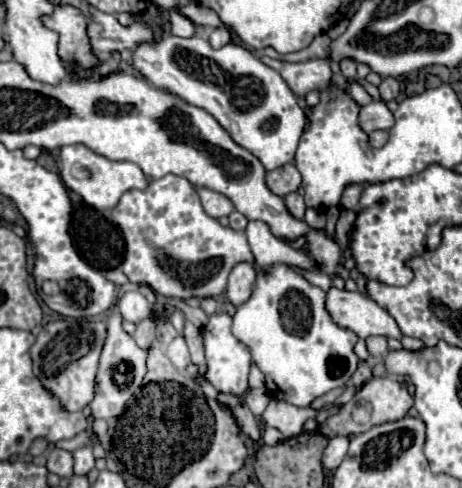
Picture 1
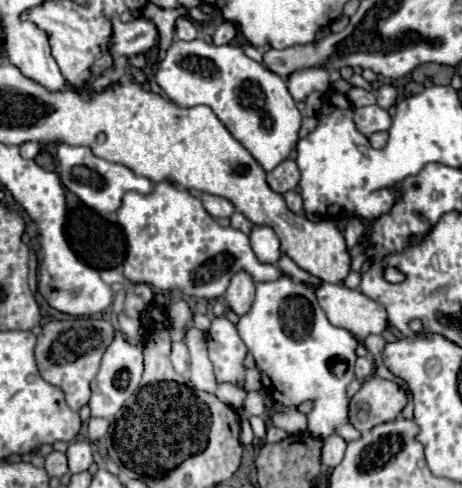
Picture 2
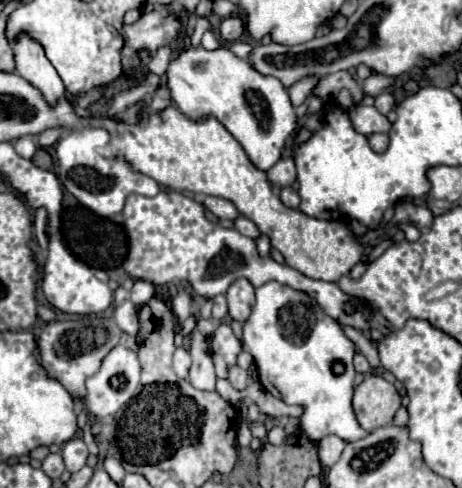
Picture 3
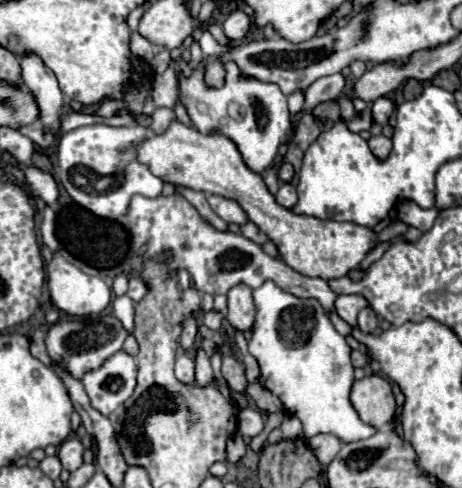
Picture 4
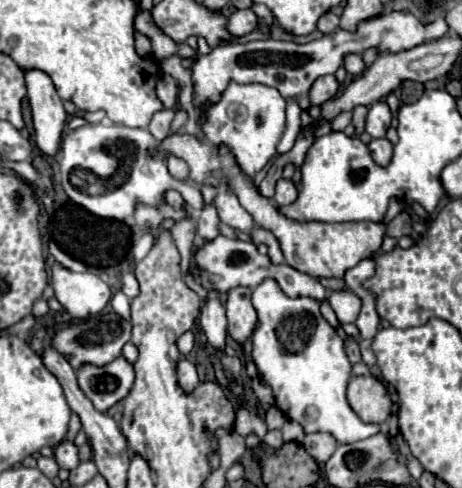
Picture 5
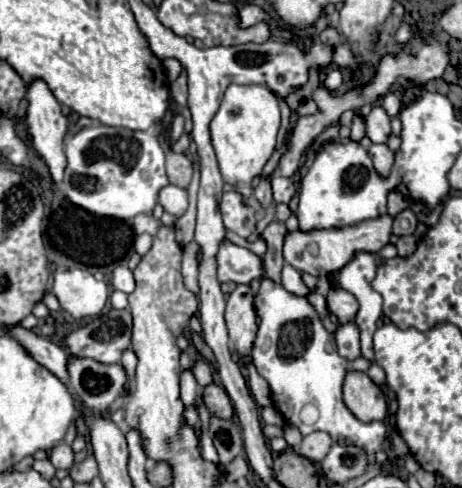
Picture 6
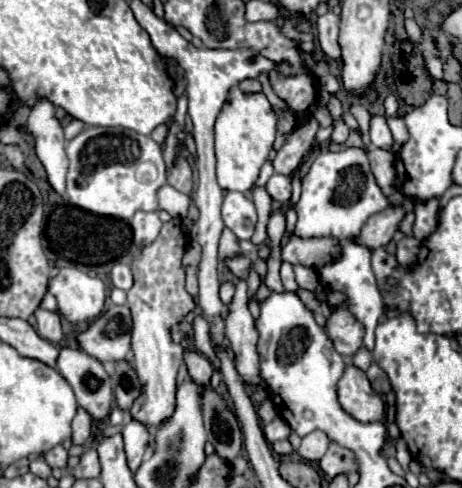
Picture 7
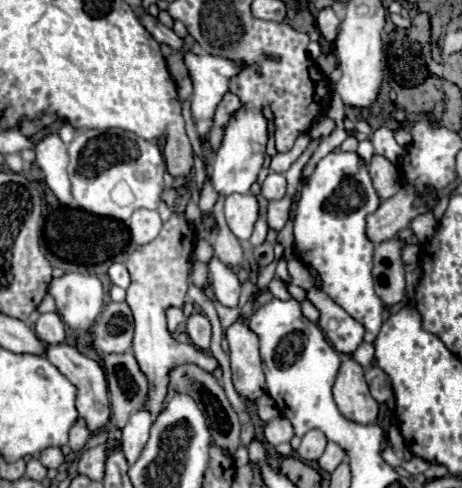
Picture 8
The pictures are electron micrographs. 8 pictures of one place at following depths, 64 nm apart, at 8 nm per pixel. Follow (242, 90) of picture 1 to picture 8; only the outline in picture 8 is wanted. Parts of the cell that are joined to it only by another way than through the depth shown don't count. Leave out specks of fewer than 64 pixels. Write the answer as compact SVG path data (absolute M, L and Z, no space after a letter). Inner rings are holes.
M242 102L242 106L230 116L228 124L224 126L222 144L214 154L214 172L212 182L220 196L228 196L232 192L248 194L250 186L256 182L258 172L266 158L266 144L268 144L268 120L264 118L262 106L254 106Z

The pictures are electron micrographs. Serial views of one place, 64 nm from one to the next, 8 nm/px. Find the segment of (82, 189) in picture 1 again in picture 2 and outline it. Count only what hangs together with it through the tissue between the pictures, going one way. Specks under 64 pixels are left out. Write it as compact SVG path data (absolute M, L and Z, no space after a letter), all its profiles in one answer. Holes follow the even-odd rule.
M58 144L58 176L70 192L74 192L86 206L90 206L92 210L96 210L102 216L116 212L120 208L120 200L126 192L130 192L130 190L150 192L152 190L152 182L148 178L134 174L124 164L114 164L114 162L108 162L104 158L94 156L92 150L86 146ZM78 168L82 168L82 172L76 172Z

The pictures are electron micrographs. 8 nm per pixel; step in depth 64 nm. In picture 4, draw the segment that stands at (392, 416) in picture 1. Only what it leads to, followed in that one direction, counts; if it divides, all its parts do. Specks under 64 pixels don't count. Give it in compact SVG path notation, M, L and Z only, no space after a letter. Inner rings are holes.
M370 374L362 380L356 380L350 400L360 420L372 428L386 426L396 412L396 398L392 386L380 374Z

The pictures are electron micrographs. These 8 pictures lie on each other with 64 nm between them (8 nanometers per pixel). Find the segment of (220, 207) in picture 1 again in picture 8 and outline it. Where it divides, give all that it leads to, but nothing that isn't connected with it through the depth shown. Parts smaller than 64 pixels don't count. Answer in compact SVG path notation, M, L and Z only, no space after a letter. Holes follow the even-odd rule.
M230 194L224 200L224 216L240 242L252 236L254 222L258 220L258 202L254 194Z

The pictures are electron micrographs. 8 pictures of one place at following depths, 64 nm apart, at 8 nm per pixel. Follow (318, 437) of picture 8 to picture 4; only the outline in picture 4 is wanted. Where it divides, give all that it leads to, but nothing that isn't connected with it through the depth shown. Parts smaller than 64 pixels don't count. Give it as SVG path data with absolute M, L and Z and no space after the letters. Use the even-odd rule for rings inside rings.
M320 434L314 438L308 438L308 446L312 448L312 452L316 452L316 458L320 460L320 464L328 466L338 456L342 448L342 440L336 438L334 434Z

